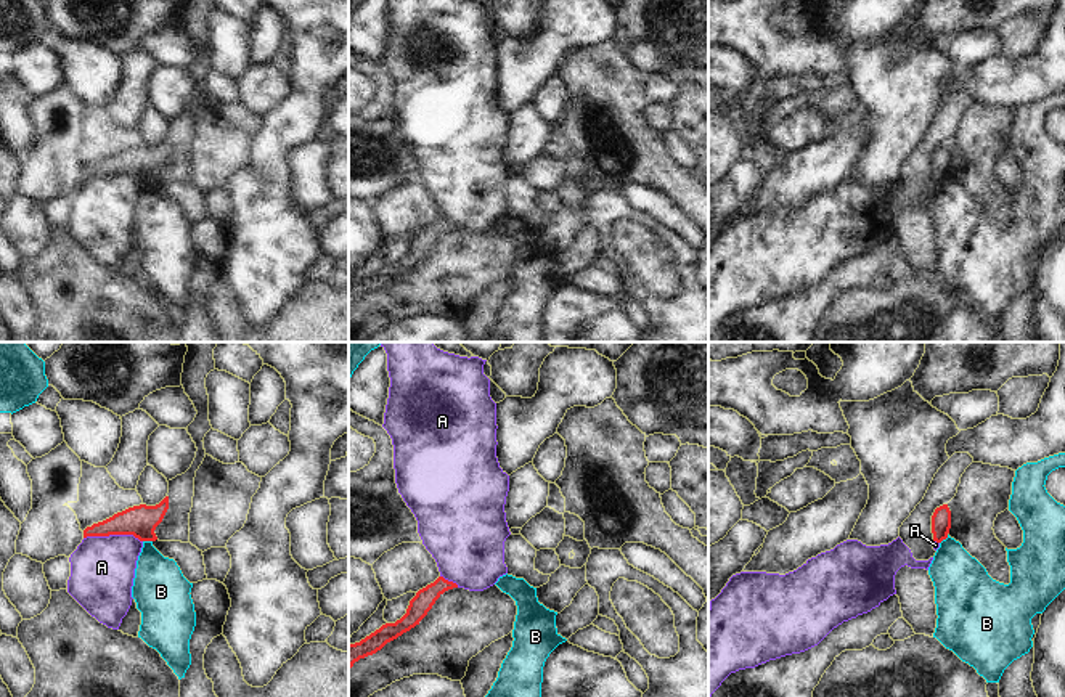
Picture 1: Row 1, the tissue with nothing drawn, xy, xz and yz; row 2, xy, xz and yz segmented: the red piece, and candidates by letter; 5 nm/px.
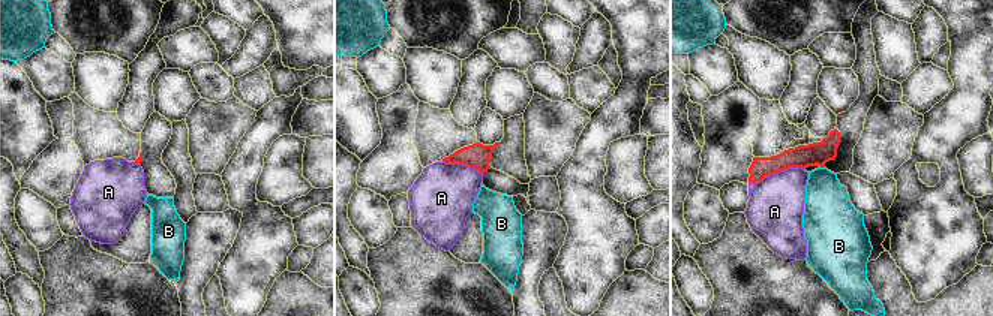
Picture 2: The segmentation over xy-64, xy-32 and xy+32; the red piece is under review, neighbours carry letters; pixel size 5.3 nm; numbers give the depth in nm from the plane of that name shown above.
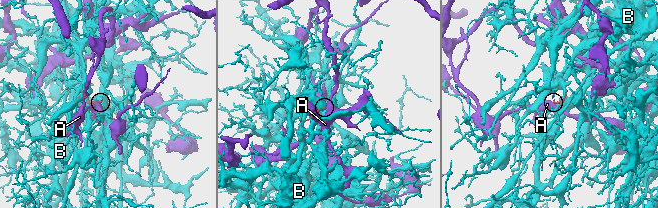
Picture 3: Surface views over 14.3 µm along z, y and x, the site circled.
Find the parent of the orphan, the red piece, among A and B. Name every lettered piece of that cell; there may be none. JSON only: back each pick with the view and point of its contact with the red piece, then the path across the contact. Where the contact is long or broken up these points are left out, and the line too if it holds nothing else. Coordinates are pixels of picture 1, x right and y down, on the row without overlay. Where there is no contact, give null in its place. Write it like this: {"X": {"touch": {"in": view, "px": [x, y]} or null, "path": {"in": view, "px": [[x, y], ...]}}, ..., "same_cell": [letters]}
{"same_cell": []}

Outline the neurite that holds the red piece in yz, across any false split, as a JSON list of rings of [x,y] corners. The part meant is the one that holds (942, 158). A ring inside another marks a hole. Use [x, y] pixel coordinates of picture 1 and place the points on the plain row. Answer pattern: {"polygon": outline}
{"polygon": [[[943,145],[936,148],[932,156],[933,181],[941,183],[943,180],[946,180],[949,169],[951,169],[951,151],[948,145]]]}

